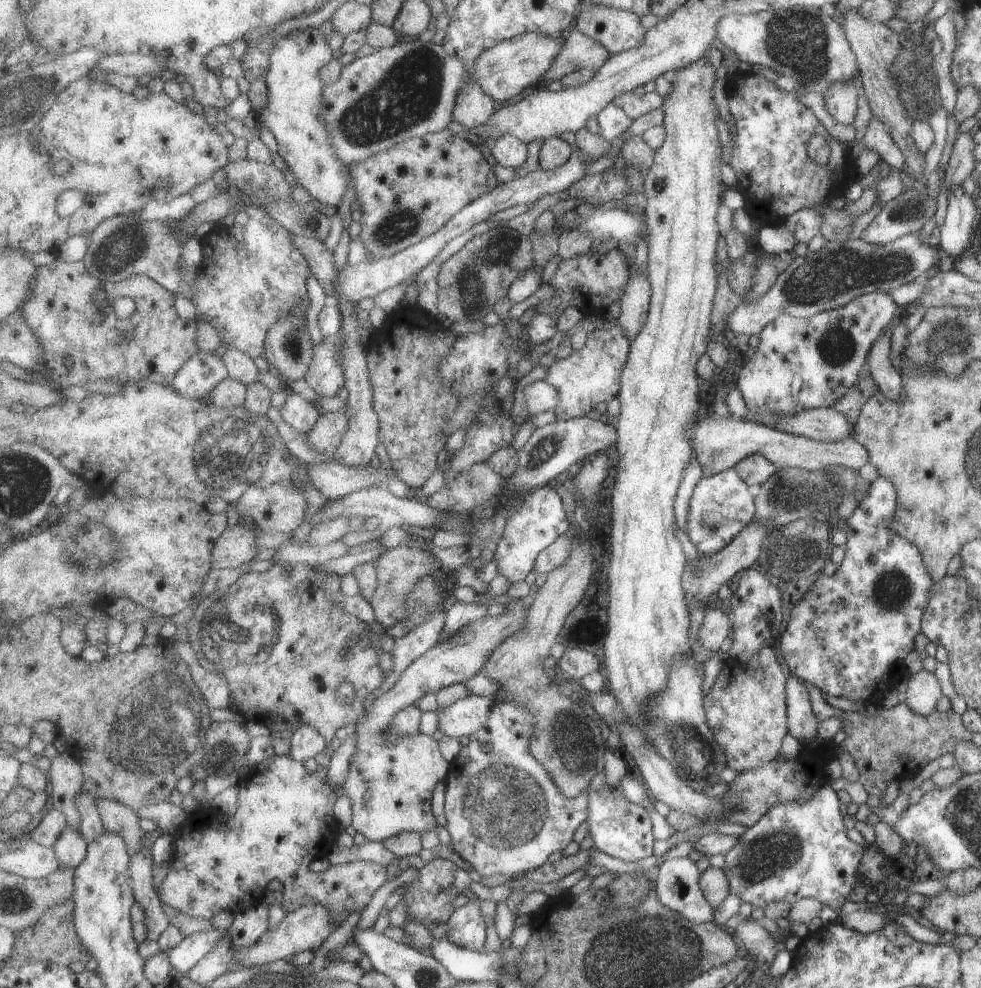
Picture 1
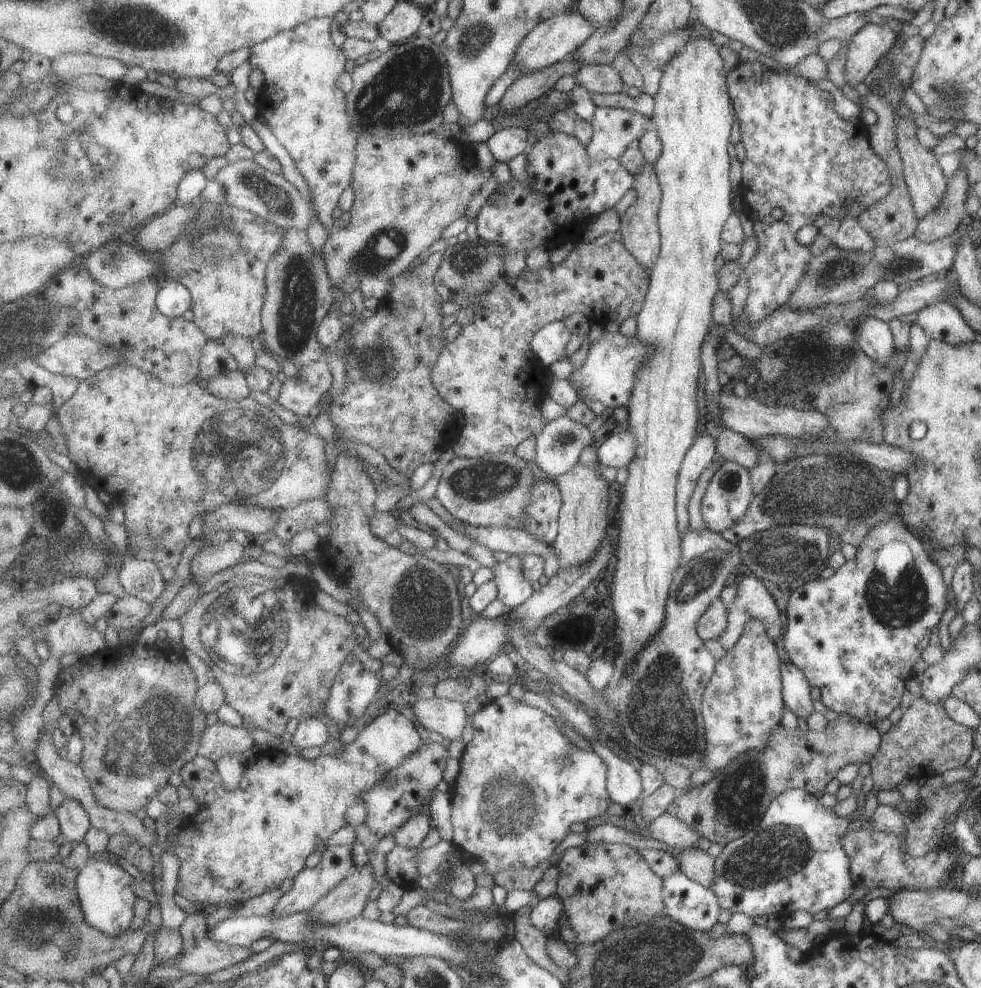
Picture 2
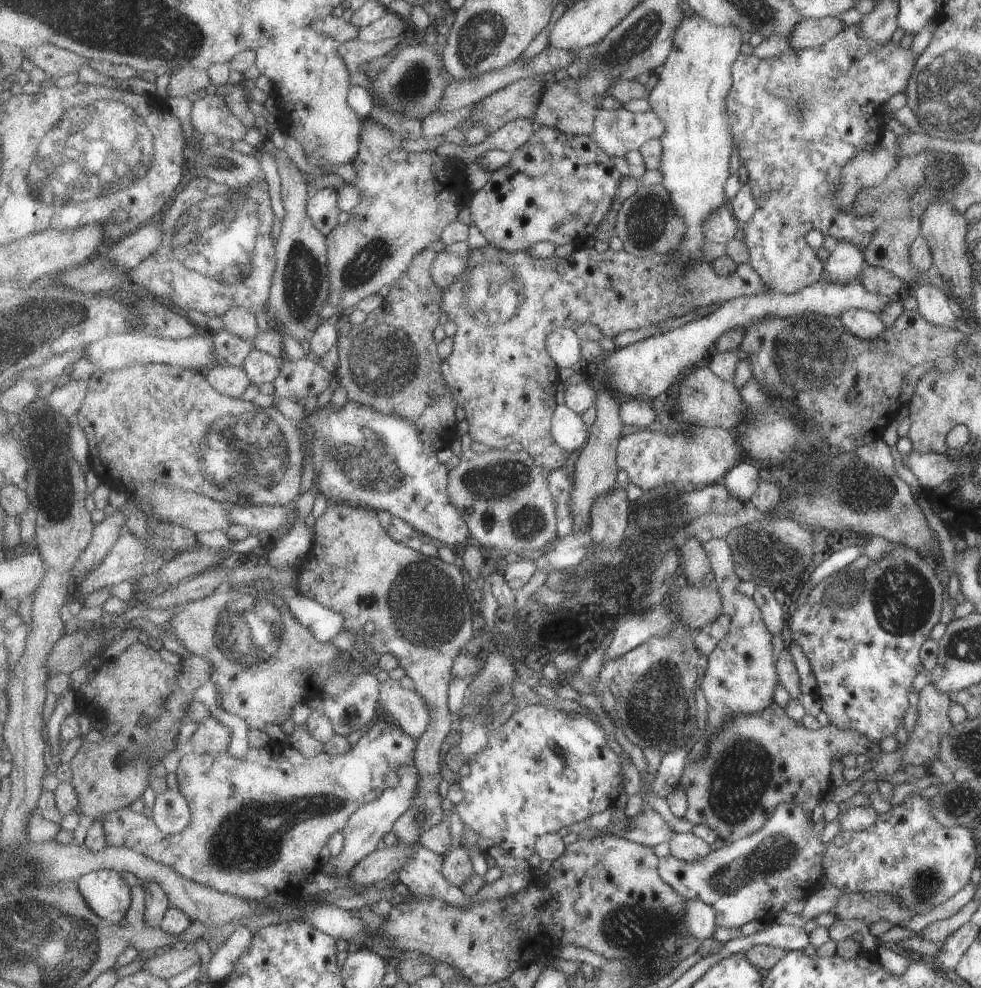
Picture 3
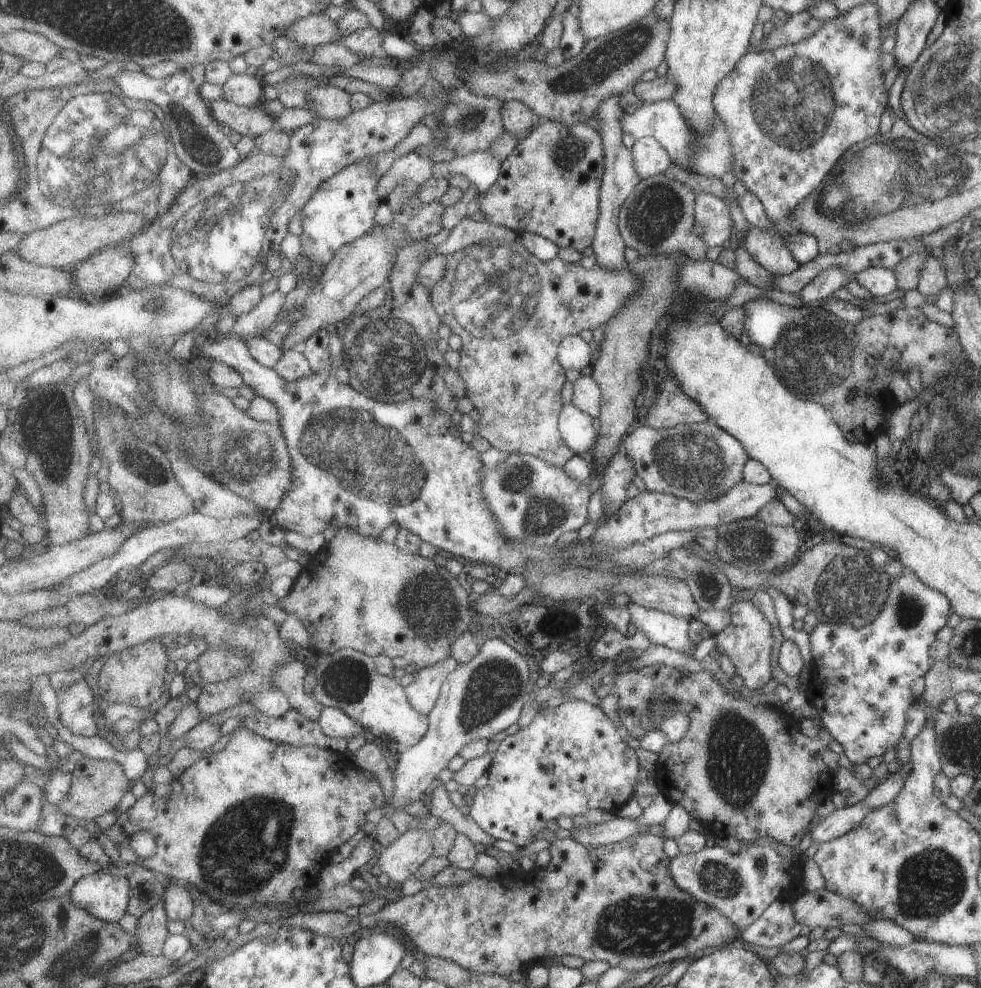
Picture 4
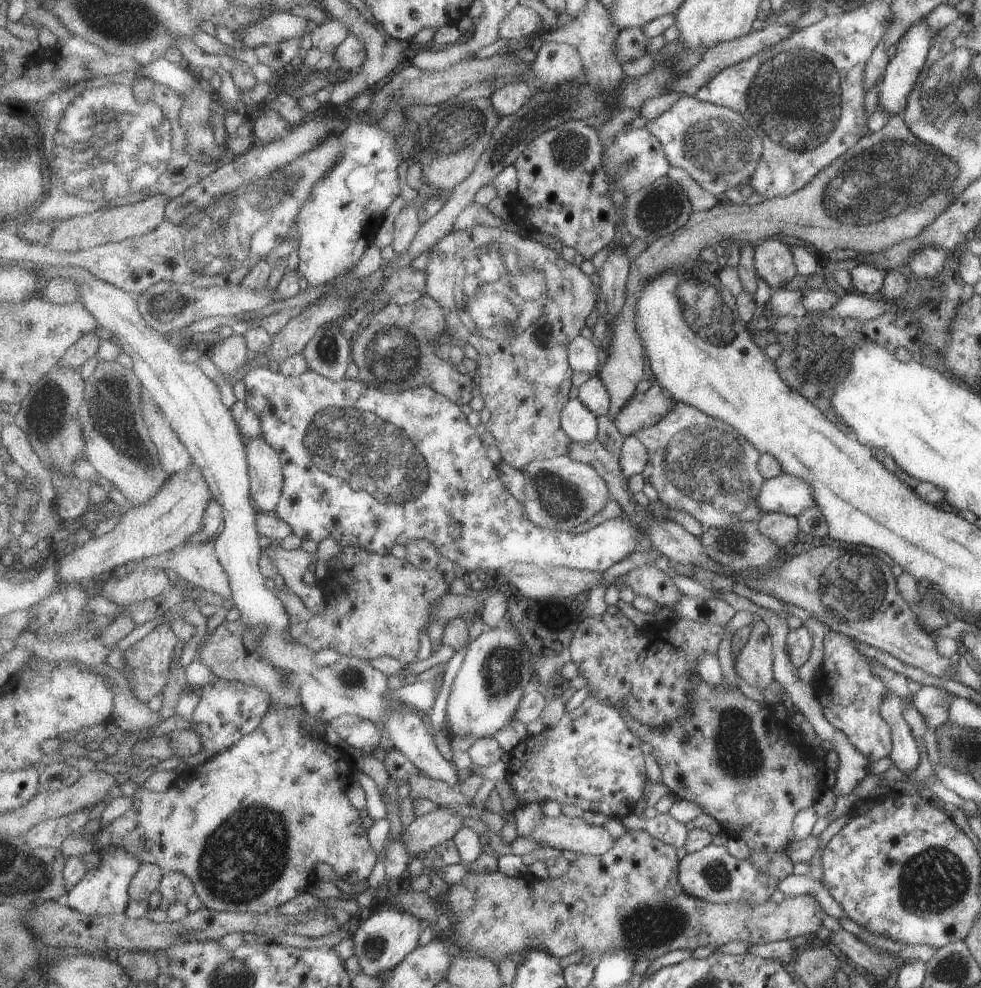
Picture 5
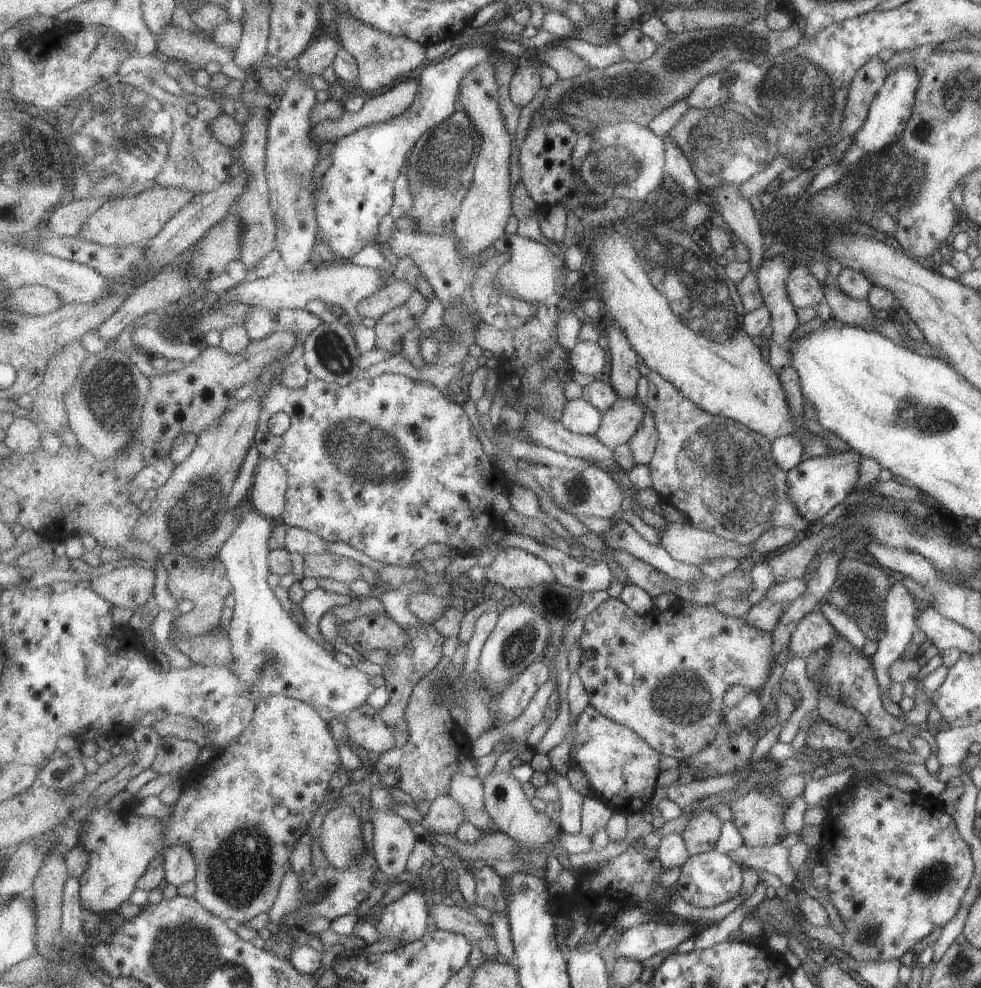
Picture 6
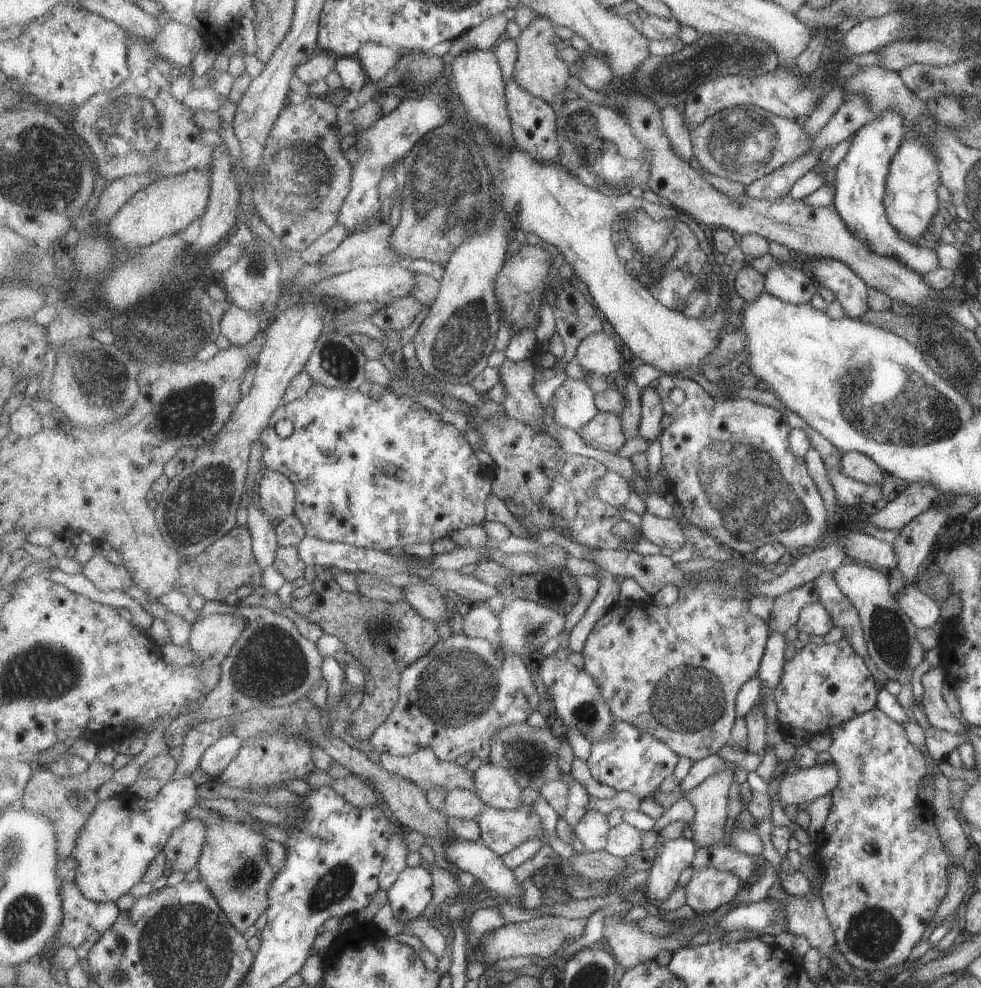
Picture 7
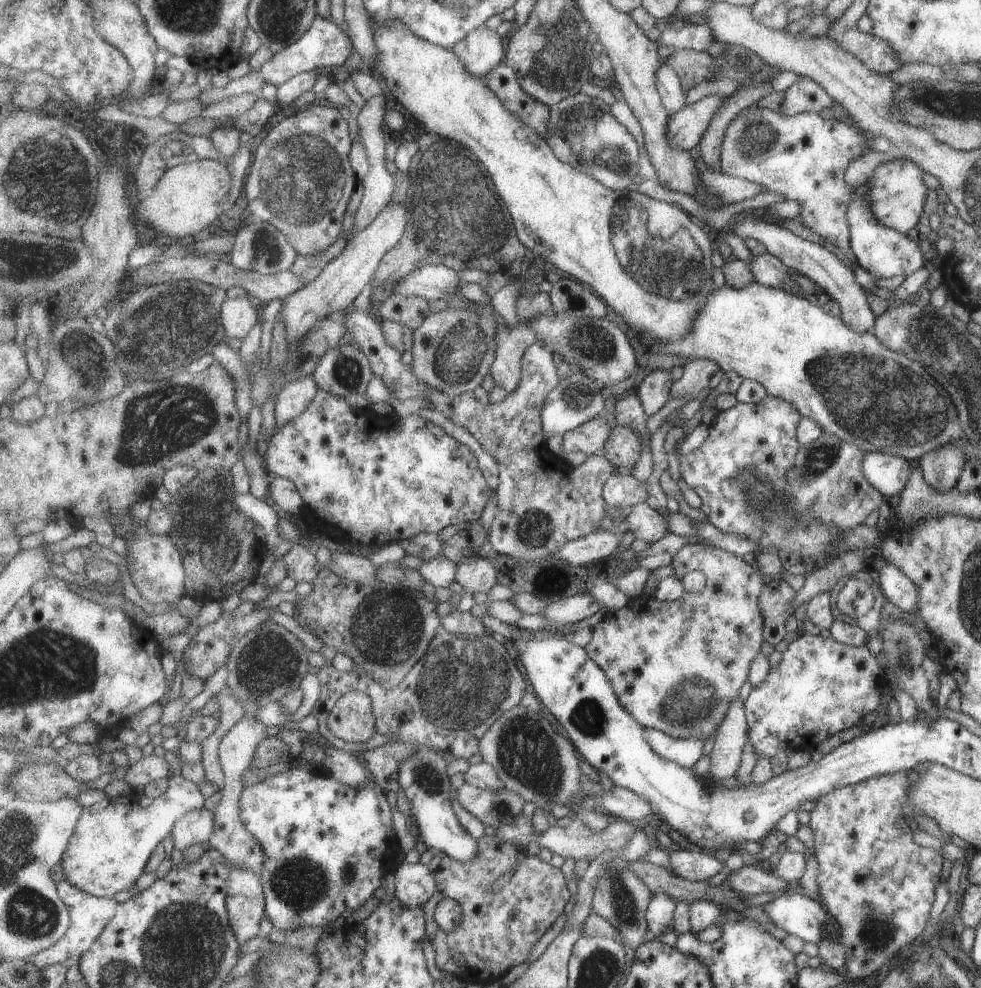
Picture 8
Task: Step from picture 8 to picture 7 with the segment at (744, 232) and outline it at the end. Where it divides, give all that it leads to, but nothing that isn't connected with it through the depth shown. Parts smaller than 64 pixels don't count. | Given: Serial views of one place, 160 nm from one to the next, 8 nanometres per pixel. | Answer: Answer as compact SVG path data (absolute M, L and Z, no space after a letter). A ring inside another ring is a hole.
M814 257L809 262L818 285L832 290L846 317L859 319L867 313L870 288L847 263L826 257Z

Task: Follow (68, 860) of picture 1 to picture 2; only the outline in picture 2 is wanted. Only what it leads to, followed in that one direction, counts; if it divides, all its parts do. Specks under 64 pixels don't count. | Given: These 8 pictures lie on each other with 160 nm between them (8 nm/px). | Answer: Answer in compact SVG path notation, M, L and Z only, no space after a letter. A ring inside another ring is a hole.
M74 798L65 799L55 814L60 818L63 835L68 841L84 842L87 840L88 832L93 823L88 810L82 806L82 802L78 802Z

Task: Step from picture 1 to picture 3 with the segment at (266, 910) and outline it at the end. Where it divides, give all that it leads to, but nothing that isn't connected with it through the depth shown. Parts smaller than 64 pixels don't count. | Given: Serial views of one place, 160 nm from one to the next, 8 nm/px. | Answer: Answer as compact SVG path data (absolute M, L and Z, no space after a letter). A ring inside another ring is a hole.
M418 764L403 766L398 772L401 776L400 784L392 788L387 787L385 793L379 799L364 805L356 812L355 816L351 818L351 821L348 822L348 826L346 830L344 830L346 837L344 848L337 857L331 859L332 864L337 867L336 872L338 873L338 875L332 876L348 875L350 870L358 863L361 863L368 855L371 855L378 848L382 847L384 836L394 830L396 822L417 802L419 789L423 781L423 776L421 770L418 768Z

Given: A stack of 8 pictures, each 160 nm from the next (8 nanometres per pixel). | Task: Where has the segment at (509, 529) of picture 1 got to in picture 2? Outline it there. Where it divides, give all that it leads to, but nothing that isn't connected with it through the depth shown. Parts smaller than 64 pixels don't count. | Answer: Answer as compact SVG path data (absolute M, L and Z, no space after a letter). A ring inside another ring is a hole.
M556 479L554 482L538 482L530 494L530 522L524 531L546 540L548 544L555 544L560 537L563 506L564 494ZM510 553L504 562L495 567L495 580L500 588L499 599L511 609L527 602L536 593L533 581L524 572L524 554Z

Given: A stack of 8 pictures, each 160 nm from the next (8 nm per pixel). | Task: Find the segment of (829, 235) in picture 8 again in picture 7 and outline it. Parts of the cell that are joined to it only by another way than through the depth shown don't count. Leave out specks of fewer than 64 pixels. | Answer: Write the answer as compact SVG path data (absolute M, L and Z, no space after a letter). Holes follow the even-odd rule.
M754 105L722 109L692 131L696 164L702 171L749 185L785 164L790 164L812 146L813 138L802 129L801 121L772 114Z

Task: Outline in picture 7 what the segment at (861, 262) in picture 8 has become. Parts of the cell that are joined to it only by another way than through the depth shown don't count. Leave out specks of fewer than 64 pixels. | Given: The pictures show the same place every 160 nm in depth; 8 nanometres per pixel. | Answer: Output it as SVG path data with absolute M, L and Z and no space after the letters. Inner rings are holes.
M888 109L880 118L870 120L870 122L862 125L856 132L853 138L849 151L836 167L834 174L834 188L835 199L832 207L838 210L840 216L843 218L846 226L856 234L857 238L867 242L871 246L871 250L876 254L884 255L888 258L899 260L901 263L906 264L914 272L919 272L921 275L938 267L938 255L935 253L935 246L920 247L915 242L911 243L908 240L902 240L898 236L899 231L895 227L890 226L889 218L886 218L886 204L883 202L886 196L886 182L887 174L890 172L892 160L895 154L899 152L900 145L903 142L906 134L906 120L895 109Z

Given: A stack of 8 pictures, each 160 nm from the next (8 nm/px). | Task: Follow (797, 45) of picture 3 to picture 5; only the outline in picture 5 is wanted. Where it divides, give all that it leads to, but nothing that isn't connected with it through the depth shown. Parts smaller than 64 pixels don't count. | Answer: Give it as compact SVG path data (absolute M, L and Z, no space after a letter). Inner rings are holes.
M768 23L766 28L763 30L754 31L752 34L747 34L743 37L732 39L731 41L721 42L707 52L707 55L702 61L700 61L700 64L696 65L696 68L693 68L693 70L687 75L679 77L669 92L677 91L680 93L682 92L682 94L687 94L690 97L695 97L696 93L701 88L704 88L707 84L710 84L710 82L716 78L716 75L722 69L732 66L737 62L746 60L753 54L767 49L769 46L776 44L778 41L782 41L783 38L786 38L787 36L790 36L792 33L796 32L795 28L795 23L788 25Z

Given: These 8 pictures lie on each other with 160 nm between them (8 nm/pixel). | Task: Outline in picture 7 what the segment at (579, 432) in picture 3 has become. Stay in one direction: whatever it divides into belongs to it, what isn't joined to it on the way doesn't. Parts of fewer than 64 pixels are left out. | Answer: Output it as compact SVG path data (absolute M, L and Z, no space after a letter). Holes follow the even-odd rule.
M570 377L556 392L556 422L579 432L600 414L598 392L585 379Z

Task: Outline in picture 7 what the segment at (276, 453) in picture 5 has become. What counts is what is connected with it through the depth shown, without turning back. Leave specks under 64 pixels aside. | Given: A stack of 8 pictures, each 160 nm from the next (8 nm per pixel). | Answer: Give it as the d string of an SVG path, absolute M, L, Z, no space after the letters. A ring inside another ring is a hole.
M267 469L258 480L258 498L266 514L281 521L295 514L296 483L287 474Z

